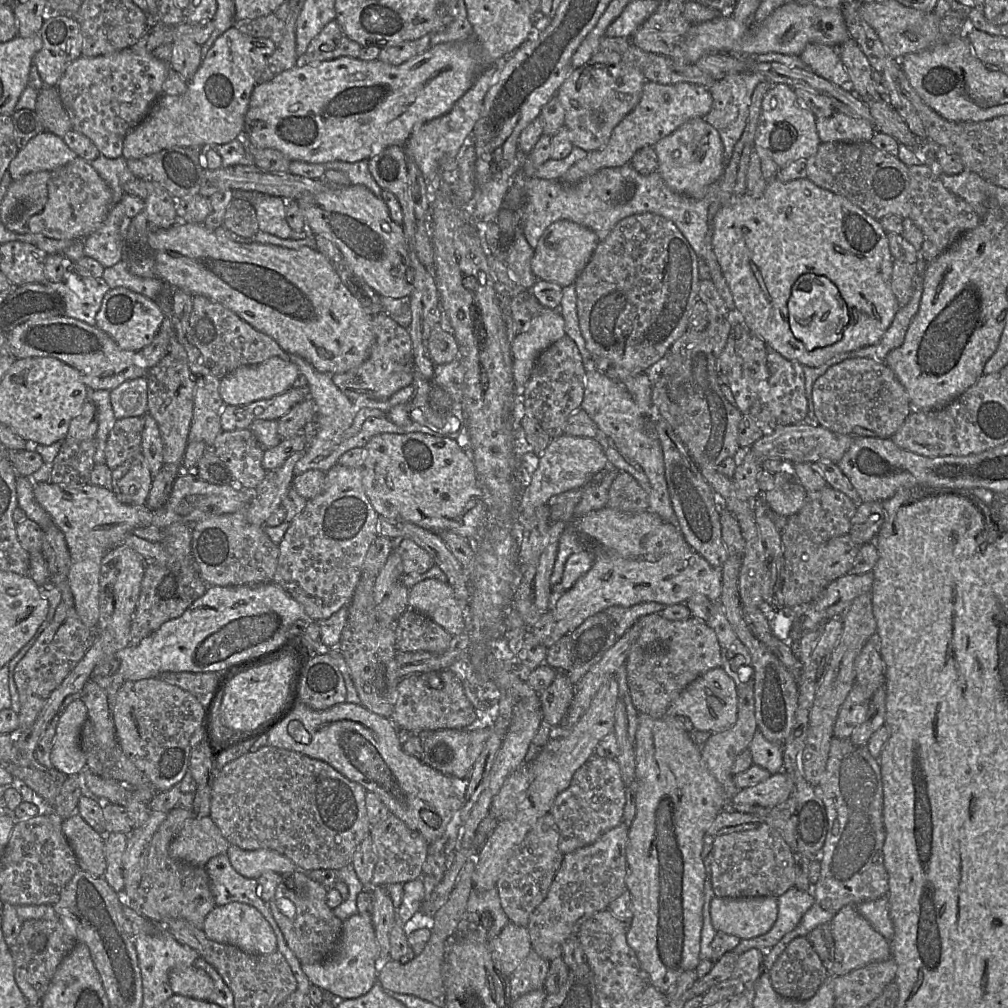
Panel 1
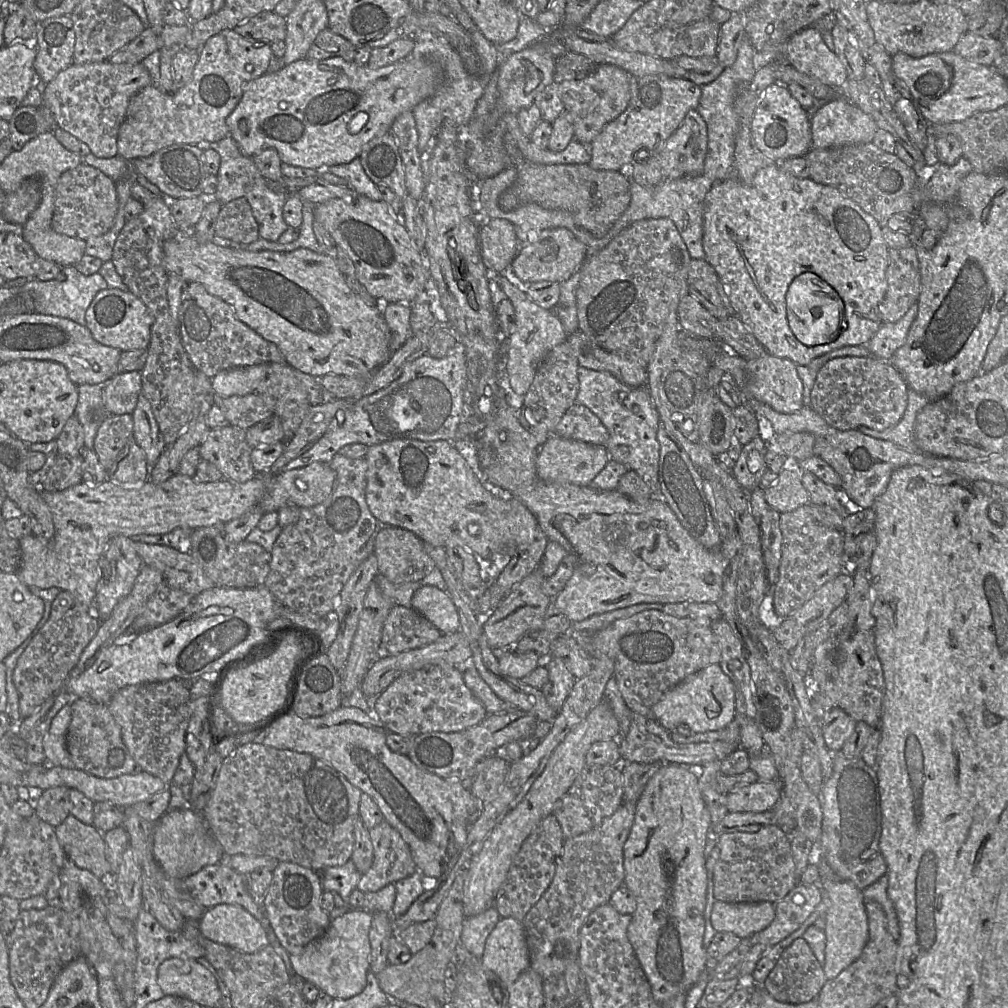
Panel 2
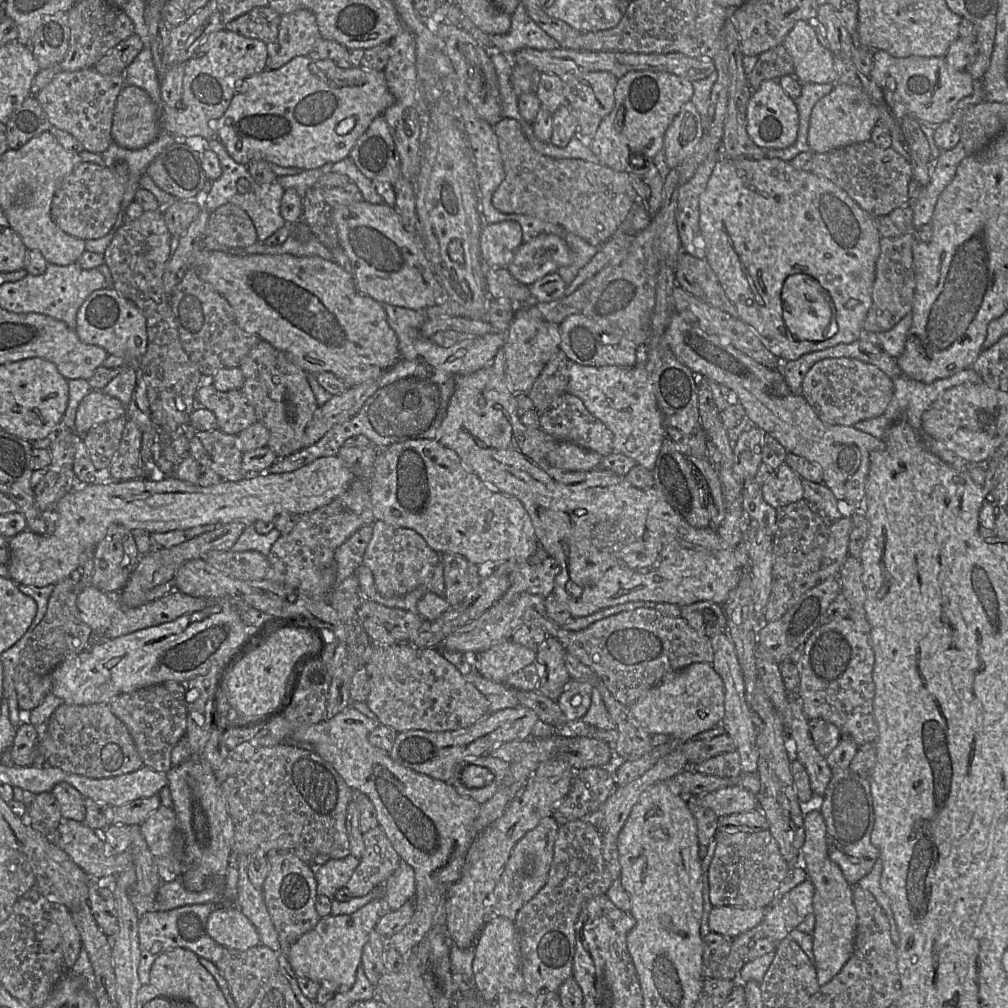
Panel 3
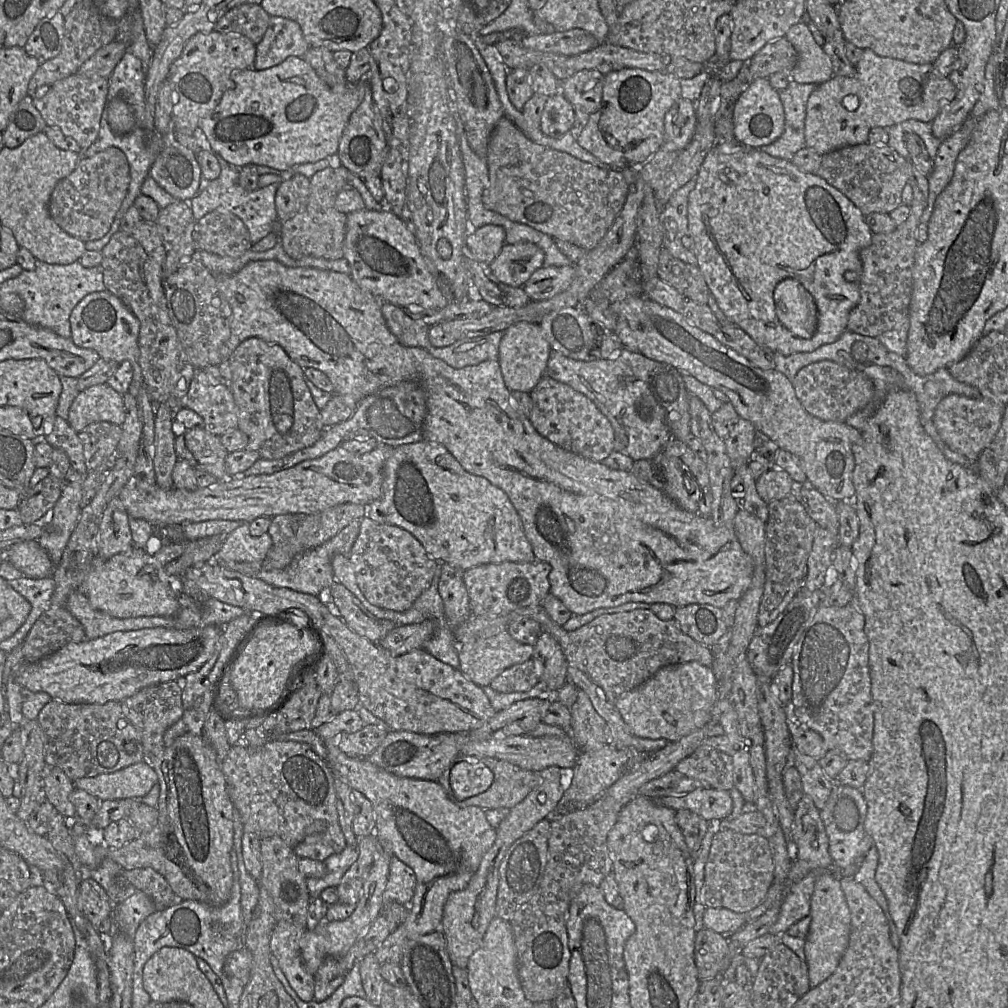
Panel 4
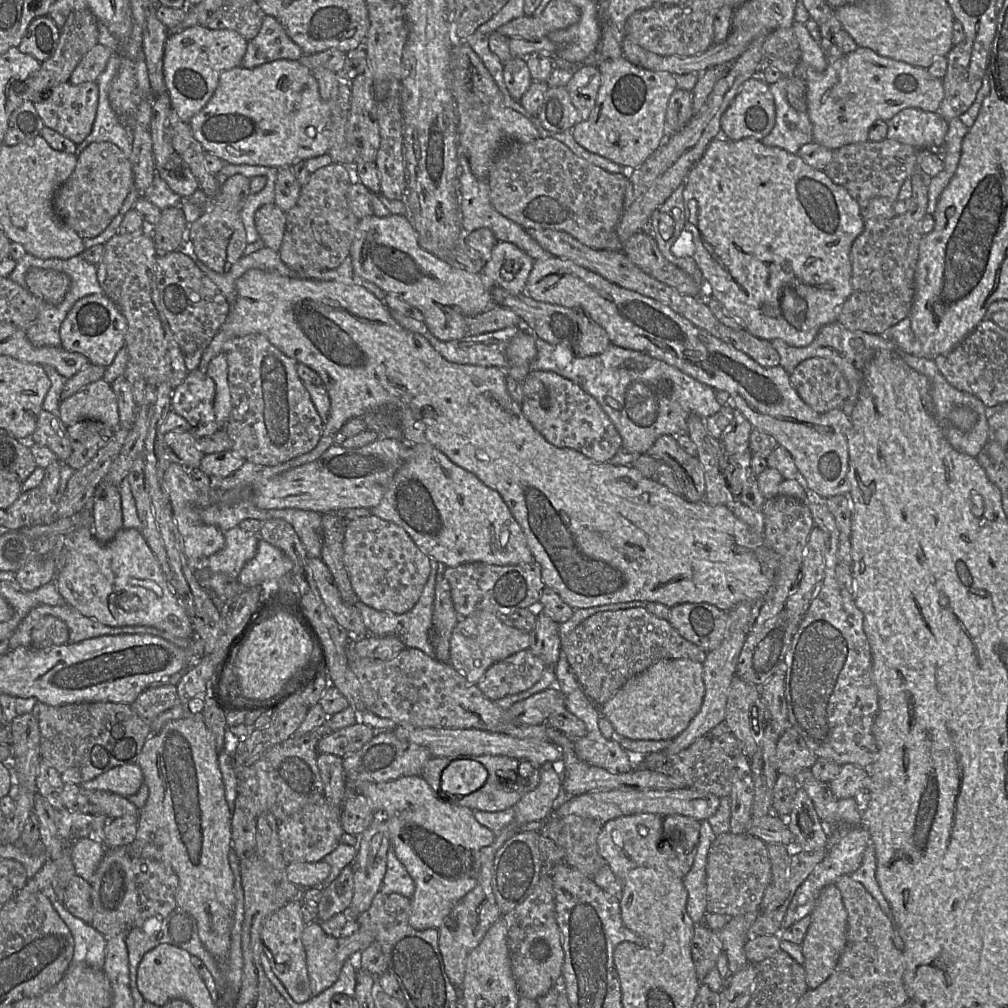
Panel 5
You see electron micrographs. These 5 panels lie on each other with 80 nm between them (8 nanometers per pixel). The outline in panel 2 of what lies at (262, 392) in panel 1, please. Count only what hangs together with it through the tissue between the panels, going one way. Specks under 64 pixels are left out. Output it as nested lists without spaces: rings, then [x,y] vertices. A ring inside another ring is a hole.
[[[268,364],[238,367],[219,372],[211,379],[211,383],[219,397],[244,396],[255,393],[267,372]]]

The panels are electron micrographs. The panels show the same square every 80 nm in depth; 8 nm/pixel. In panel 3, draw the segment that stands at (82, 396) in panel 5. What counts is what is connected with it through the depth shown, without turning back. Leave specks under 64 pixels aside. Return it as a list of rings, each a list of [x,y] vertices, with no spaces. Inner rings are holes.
[[[93,389],[78,406],[75,432],[84,435],[96,425],[122,417],[127,417],[127,407],[103,390]]]

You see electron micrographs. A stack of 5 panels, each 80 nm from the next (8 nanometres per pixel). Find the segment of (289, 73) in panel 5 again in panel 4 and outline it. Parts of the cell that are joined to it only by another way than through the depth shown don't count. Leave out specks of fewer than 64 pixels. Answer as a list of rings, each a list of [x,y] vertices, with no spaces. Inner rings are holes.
[[[290,56],[282,63],[265,70],[245,69],[233,71],[231,74],[233,87],[226,90],[216,108],[201,121],[199,128],[206,135],[213,152],[236,166],[262,165],[275,168],[280,171],[290,170],[292,167],[304,163],[313,163],[321,159],[336,155],[339,149],[341,136],[351,114],[357,109],[363,100],[364,86],[358,83],[348,82],[344,86],[328,86],[314,71],[314,69],[301,57]]]

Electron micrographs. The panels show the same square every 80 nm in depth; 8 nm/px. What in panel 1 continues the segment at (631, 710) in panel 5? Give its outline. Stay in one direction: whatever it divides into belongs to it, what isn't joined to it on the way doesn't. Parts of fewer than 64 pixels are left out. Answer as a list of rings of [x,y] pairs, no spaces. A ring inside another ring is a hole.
[[[717,667],[706,671],[693,680],[666,710],[668,716],[686,716],[696,730],[720,733],[729,729],[737,720],[738,696],[734,680]]]

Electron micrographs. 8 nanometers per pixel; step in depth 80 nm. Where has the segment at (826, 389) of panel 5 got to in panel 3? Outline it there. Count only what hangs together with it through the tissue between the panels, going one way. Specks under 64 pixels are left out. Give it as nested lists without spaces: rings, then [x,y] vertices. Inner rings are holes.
[[[826,358],[816,362],[804,376],[802,396],[814,409],[820,420],[830,425],[853,426],[855,423],[882,415],[894,393],[891,378],[875,365],[852,358]]]

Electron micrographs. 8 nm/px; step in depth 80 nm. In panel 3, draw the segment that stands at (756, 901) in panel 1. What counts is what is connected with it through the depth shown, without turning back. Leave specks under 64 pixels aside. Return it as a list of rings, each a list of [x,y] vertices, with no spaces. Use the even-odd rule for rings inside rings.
[[[713,907],[708,916],[710,931],[733,939],[762,923],[764,908]]]

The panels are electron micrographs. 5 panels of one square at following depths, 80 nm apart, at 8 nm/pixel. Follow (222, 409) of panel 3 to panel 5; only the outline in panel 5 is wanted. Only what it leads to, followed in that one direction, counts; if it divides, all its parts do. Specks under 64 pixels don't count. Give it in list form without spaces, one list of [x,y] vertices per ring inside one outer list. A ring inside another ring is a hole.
[[[200,370],[191,371],[184,382],[172,391],[172,411],[182,416],[189,423],[189,432],[196,438],[209,437],[220,430],[214,412],[215,395],[214,381]]]

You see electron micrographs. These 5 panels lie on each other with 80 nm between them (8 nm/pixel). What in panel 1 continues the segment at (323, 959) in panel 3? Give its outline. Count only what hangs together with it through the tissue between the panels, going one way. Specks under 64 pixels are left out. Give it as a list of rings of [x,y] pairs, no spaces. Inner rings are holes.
[[[356,913],[343,921],[342,933],[336,951],[326,960],[302,964],[302,970],[311,984],[320,987],[336,999],[354,999],[365,995],[378,980],[382,963],[375,937],[372,918]]]

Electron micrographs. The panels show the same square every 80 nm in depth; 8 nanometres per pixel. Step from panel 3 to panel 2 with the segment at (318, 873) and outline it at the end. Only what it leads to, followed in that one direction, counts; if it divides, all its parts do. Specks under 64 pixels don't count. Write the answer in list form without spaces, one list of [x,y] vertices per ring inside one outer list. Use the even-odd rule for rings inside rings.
[[[352,859],[342,866],[326,868],[319,875],[324,892],[338,894],[346,903],[351,892],[357,889],[361,877]]]

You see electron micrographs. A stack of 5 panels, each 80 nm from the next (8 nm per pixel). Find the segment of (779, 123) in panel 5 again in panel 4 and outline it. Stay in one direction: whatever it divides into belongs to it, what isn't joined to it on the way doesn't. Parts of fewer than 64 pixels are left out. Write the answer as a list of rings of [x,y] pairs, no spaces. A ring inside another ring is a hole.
[[[790,78],[787,88],[778,91],[785,114],[783,133],[771,144],[757,149],[761,149],[770,156],[790,161],[796,152],[807,147],[806,108],[809,96],[816,87],[817,84],[801,84]]]

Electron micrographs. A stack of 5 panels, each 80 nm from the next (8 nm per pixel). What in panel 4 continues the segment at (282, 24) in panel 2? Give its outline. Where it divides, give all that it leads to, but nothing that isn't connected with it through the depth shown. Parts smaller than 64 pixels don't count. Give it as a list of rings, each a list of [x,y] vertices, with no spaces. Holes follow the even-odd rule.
[[[242,4],[223,15],[214,31],[224,34],[242,34],[257,44],[268,28],[270,17],[260,4]]]

